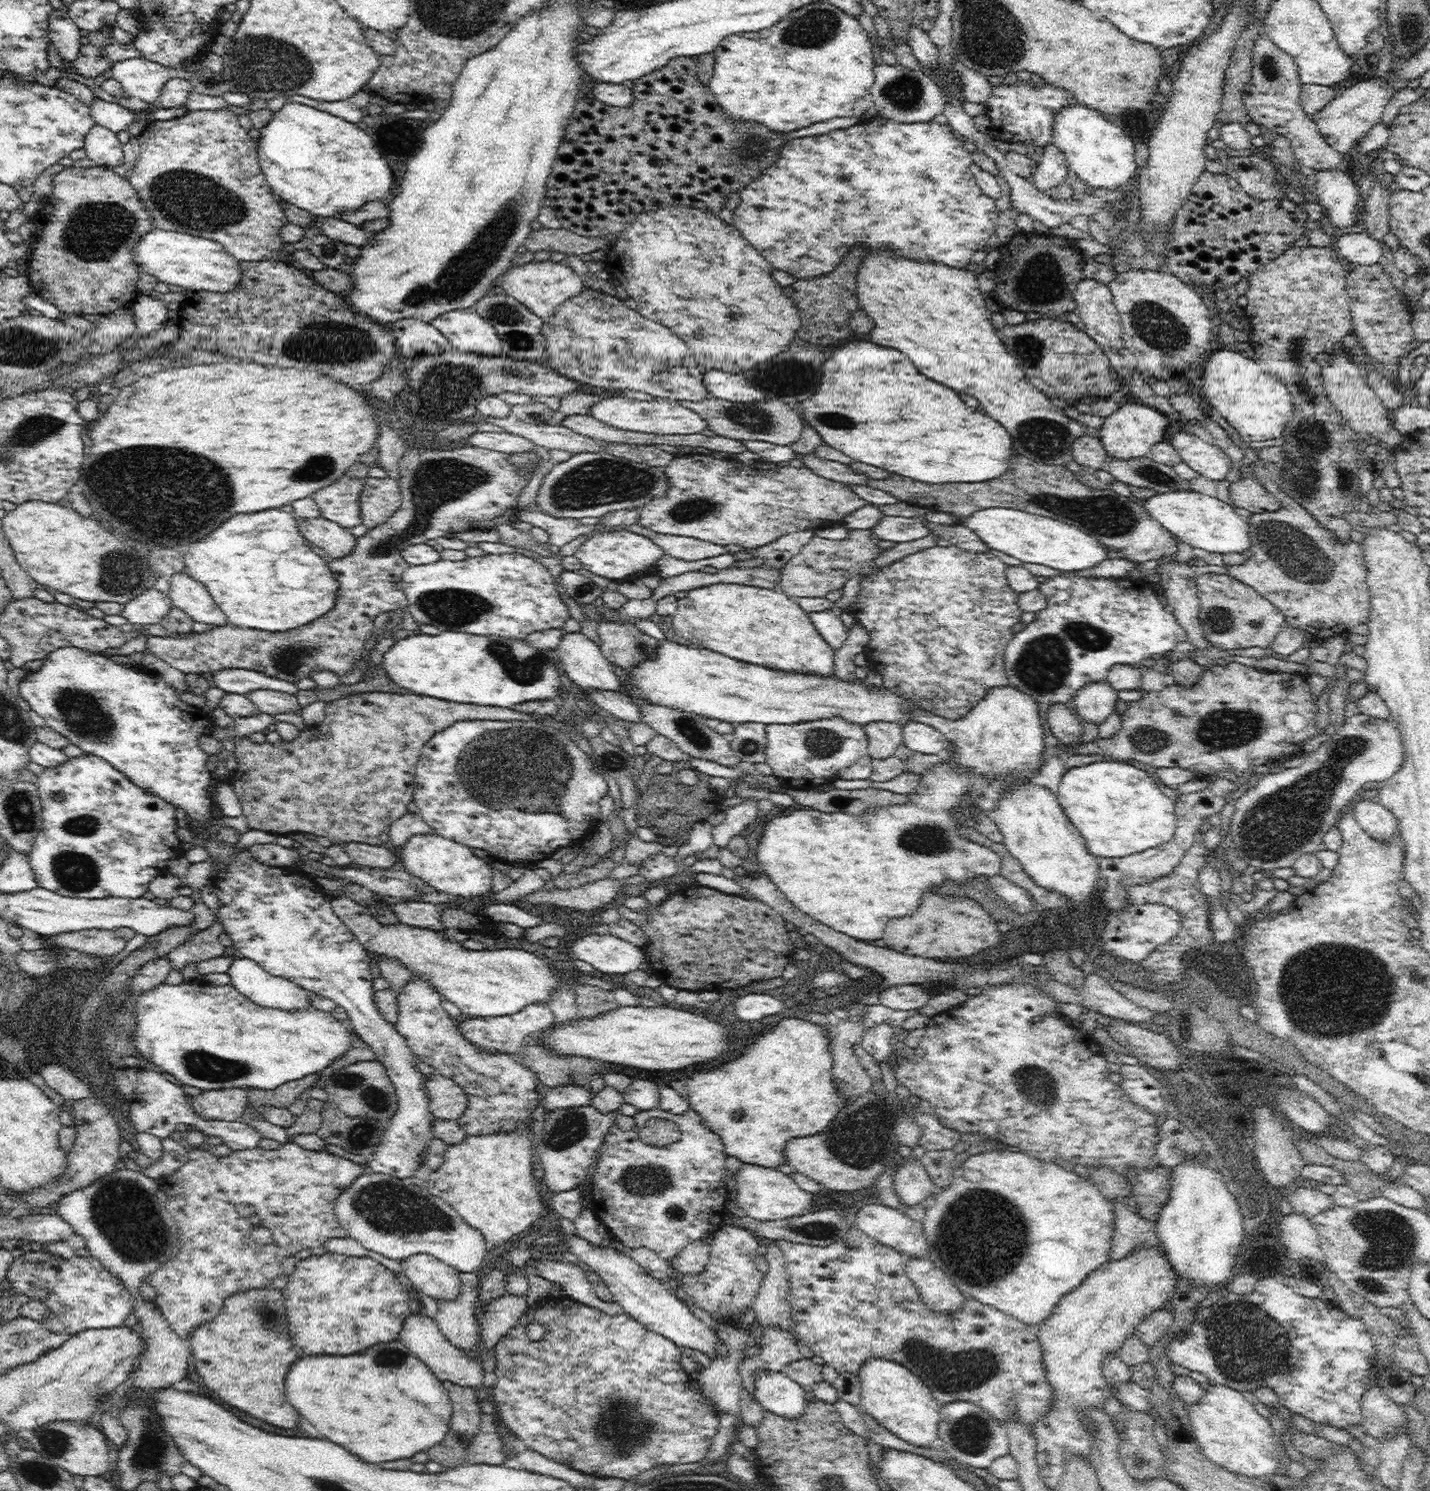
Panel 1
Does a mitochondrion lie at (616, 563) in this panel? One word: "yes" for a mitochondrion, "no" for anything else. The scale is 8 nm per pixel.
no

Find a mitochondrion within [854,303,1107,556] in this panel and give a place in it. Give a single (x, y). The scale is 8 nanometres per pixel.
(1044, 439)

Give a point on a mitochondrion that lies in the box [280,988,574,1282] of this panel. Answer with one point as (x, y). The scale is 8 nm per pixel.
(393, 1209)

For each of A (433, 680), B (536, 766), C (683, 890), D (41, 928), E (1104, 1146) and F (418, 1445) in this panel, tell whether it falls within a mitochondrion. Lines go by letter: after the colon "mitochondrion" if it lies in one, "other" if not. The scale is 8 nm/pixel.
A: other
B: mitochondrion
C: other
D: other
E: other
F: other

